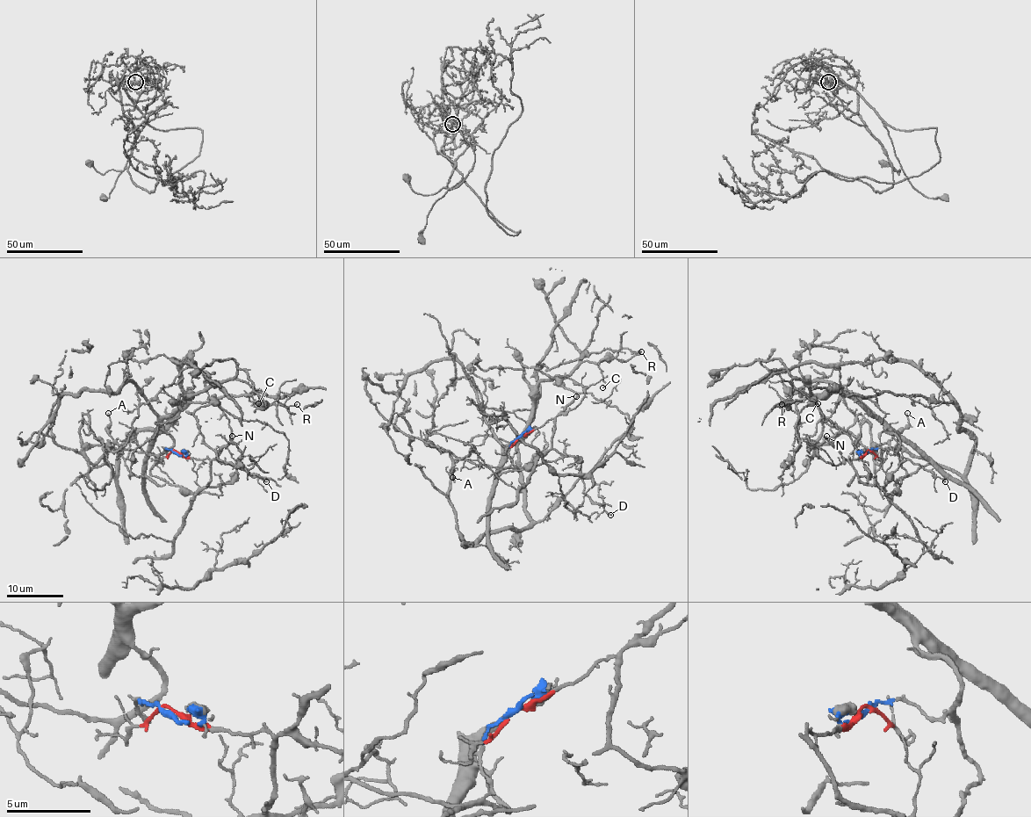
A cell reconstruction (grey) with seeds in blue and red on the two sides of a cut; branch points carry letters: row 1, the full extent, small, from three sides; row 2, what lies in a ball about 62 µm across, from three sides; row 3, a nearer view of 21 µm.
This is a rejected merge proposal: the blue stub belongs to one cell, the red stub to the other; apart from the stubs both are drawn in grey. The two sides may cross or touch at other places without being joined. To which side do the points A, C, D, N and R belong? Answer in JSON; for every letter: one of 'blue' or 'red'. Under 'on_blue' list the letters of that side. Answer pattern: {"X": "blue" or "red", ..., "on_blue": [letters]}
{"A": "blue", "C": "blue", "D": "red", "N": "red", "R": "blue", "on_blue": ["A", "C", "R"]}

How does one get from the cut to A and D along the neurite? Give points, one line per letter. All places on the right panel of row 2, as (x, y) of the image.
A: (866, 451), (875, 448), (898, 454), (893, 450), (890, 439), (907, 424), (907, 413)
D: (866, 451), (856, 459), (850, 458), (850, 465), (863, 482), (884, 485), (901, 462), (907, 459), (946, 480)

